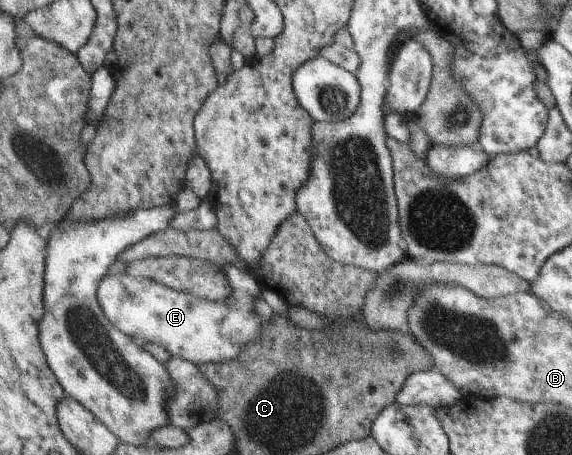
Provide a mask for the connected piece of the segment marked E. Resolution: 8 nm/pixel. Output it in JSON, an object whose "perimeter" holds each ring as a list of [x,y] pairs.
{"perimeter":[[[228,266],[224,272],[233,293],[225,301],[211,301],[151,278],[134,276],[127,269],[106,274],[97,290],[98,300],[113,325],[130,338],[160,345],[172,358],[186,359],[196,366],[225,363],[237,359],[244,346],[263,333],[256,298],[263,298],[265,291],[260,281],[238,267]]]}

